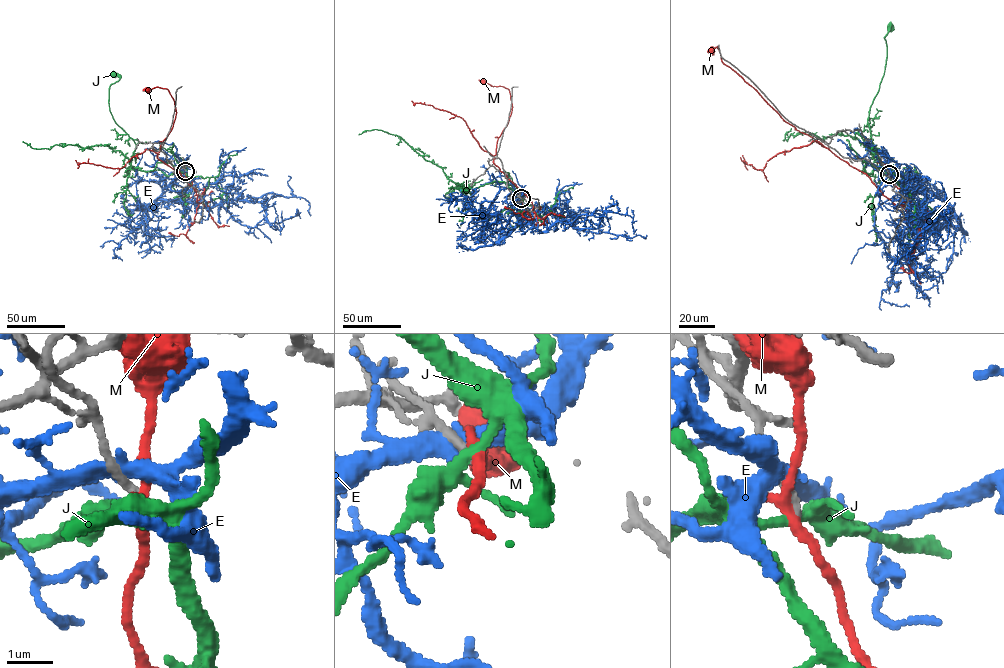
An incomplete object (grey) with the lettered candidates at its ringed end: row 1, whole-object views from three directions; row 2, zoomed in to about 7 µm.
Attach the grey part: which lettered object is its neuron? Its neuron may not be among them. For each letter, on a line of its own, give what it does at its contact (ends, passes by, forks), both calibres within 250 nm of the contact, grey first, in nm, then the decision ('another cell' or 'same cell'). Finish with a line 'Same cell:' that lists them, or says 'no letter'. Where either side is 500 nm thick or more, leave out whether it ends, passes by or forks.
E: it passes by; 200 nm thick on the grey side, 400 nm on the other; another cell
J: it forks there; 170 nm thick on the grey side, 240 nm on the other; another cell
M: it passes by; 190 nm thick on the grey side, 200 nm on the other; another cell
Same cell: no letter

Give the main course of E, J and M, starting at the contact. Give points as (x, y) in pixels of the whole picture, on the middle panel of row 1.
E: (520, 198), (497, 241), (521, 224), (541, 231), (560, 221), (596, 228), (607, 210), (631, 217), (636, 229)
J: (521, 198), (503, 181), (494, 181), (470, 192), (470, 186), (455, 186), (445, 193), (455, 197), (449, 200)
M: (521, 198), (530, 212), (540, 209), (535, 213), (531, 201), (493, 162), (512, 104), (507, 88), (484, 82)

